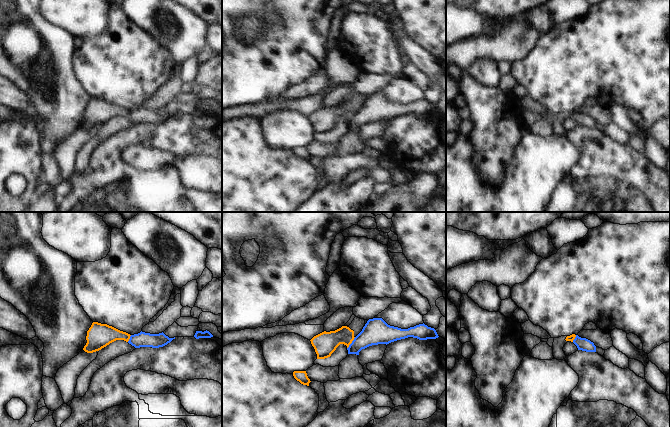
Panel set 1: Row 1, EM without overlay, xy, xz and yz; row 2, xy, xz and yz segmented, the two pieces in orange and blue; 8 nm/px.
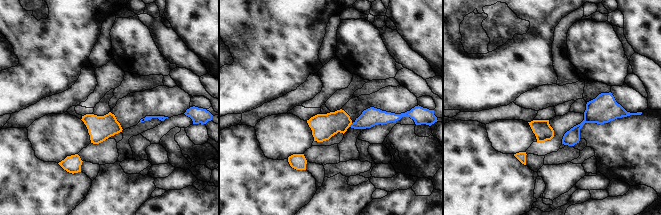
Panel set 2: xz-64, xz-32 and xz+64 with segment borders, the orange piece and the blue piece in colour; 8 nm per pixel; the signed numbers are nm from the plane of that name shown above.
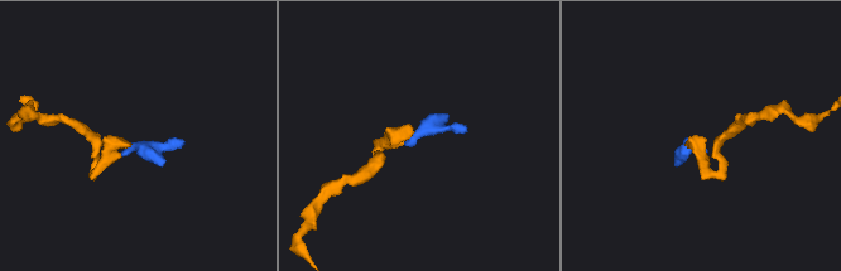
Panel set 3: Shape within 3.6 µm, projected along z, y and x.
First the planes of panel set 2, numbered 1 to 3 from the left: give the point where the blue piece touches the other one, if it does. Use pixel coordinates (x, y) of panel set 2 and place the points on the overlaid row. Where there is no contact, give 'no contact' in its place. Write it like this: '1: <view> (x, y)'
1: no contact
2: xz-32 (350, 124)
3: no contact

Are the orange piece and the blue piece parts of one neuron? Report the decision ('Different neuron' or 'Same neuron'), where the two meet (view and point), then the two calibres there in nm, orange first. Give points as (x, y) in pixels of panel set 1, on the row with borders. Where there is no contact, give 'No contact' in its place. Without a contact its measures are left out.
Same neuron. Touches orange at xz (351, 342). Thickness 190 nm (orange) against 220 nm

